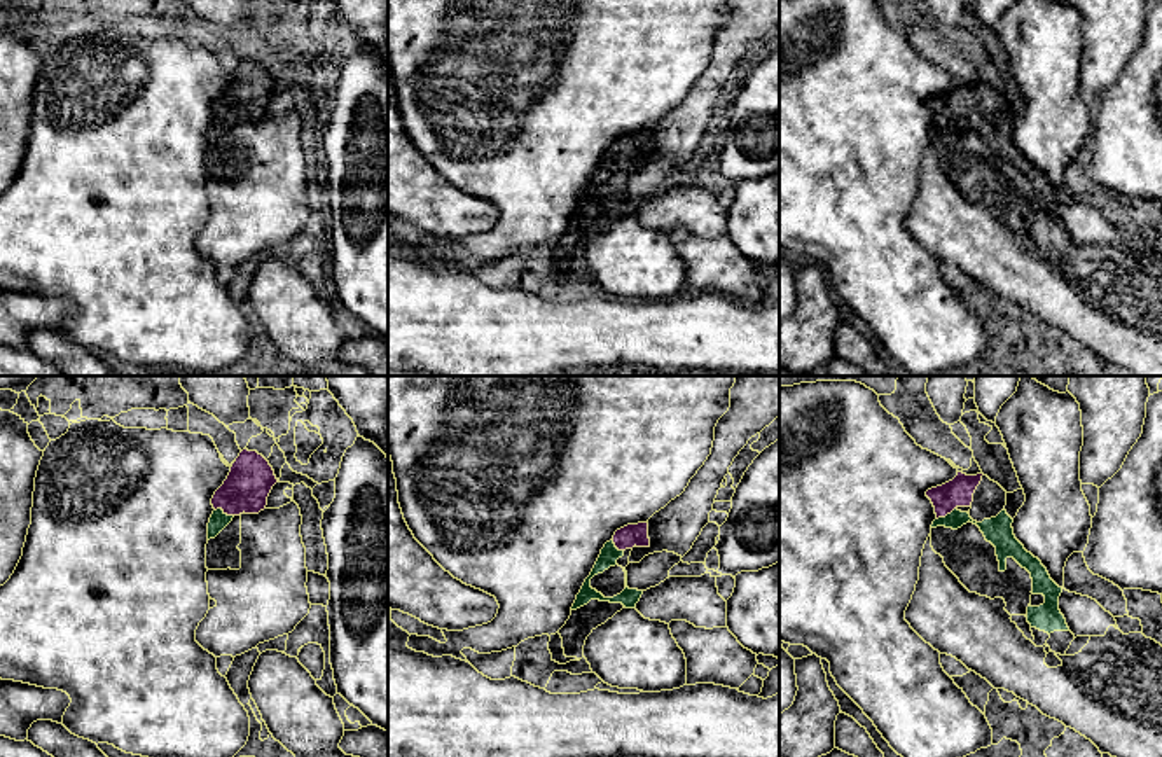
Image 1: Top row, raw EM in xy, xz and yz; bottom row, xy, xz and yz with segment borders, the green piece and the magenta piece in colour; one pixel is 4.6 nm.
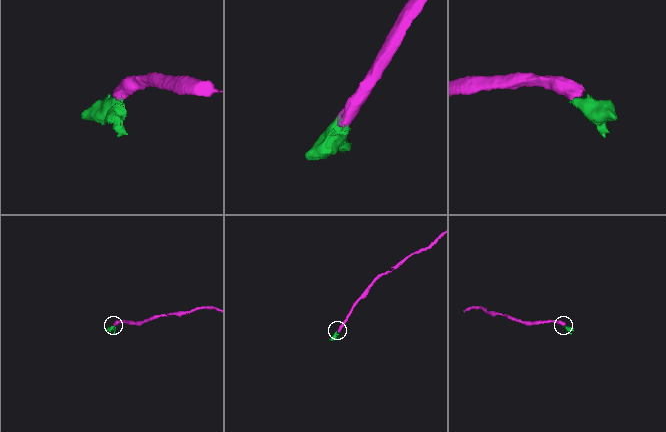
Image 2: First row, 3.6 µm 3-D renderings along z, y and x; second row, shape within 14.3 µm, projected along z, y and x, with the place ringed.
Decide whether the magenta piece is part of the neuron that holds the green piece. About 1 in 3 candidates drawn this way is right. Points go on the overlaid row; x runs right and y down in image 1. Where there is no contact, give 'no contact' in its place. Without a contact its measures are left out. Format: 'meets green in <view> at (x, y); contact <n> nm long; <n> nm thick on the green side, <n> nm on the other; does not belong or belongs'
meets green in xy at (222, 513); contact 90 nm long; 80 nm thick on the green side, 200 nm on the other; belongs

